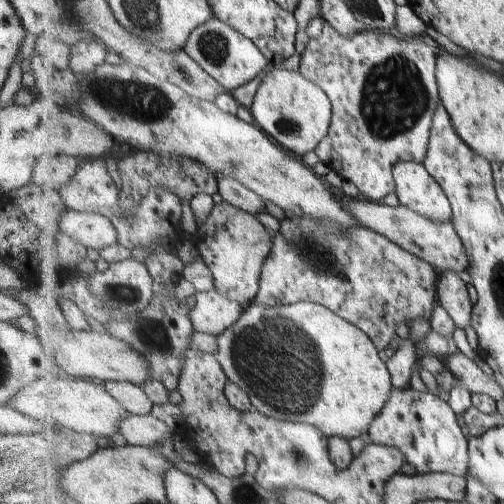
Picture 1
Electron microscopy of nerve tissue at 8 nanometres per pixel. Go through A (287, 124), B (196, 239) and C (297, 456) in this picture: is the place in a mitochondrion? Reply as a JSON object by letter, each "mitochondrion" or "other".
{"A":"mitochondrion","B":"other","C":"mitochondrion"}

